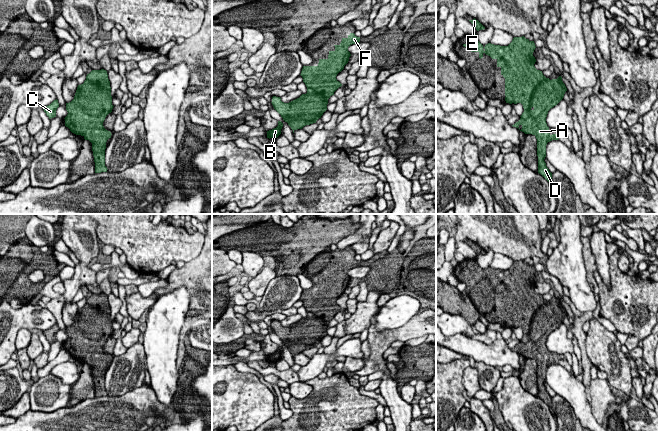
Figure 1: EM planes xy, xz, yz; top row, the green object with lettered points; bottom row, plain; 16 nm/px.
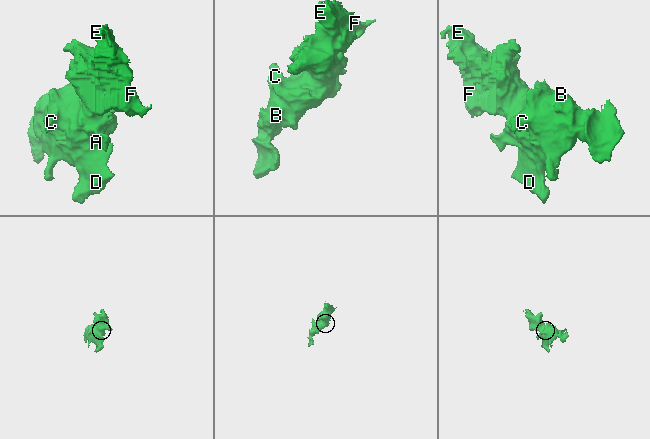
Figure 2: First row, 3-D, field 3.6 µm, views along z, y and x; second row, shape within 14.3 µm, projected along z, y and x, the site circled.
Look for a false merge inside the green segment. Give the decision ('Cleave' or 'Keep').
Cleave

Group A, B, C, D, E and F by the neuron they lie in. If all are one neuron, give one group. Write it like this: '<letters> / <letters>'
A B C D / E F

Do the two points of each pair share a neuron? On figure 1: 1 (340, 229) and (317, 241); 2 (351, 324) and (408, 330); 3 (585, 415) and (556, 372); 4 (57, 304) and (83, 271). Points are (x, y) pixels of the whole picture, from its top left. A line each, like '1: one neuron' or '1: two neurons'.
1: one neuron
2: two neurons
3: one neuron
4: two neurons

